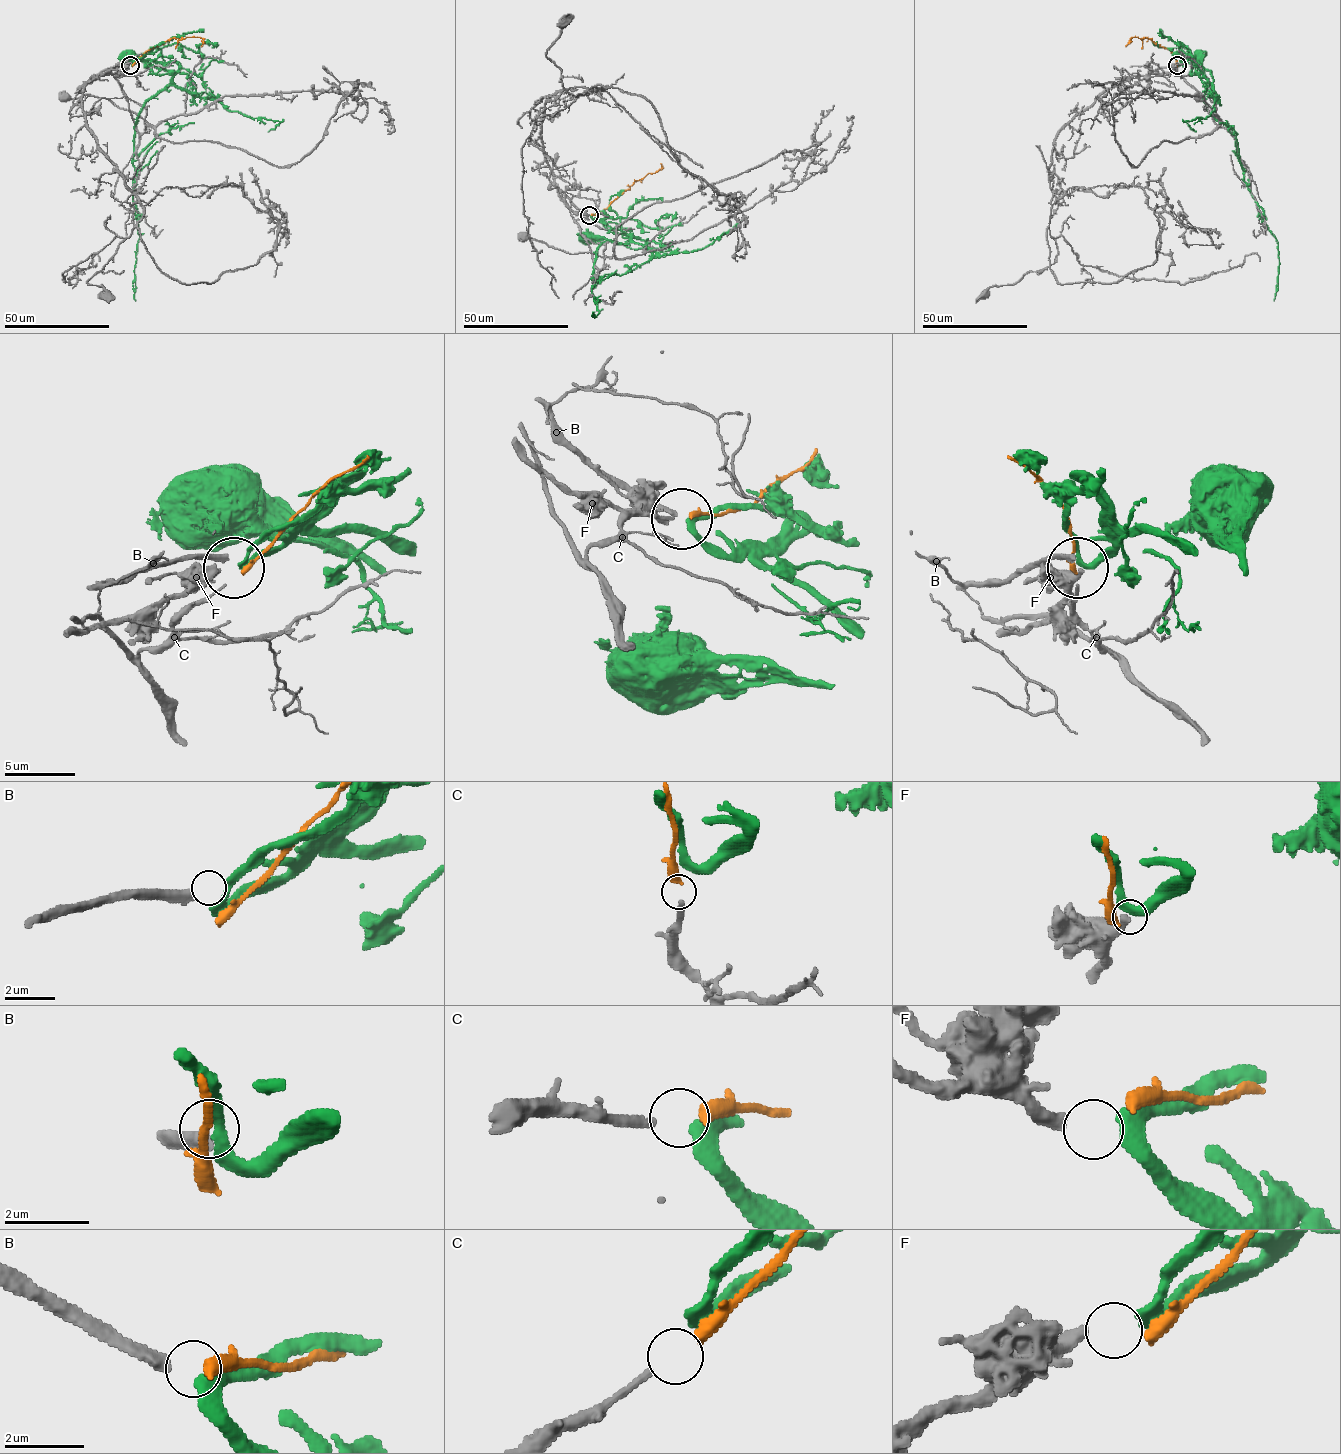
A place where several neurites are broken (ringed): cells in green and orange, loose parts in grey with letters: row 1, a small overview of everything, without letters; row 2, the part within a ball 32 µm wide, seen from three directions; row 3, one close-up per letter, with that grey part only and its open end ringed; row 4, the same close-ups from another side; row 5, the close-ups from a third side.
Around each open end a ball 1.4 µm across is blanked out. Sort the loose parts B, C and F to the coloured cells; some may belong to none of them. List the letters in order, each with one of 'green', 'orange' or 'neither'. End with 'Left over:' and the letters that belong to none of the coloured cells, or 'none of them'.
B: neither
C: orange
F: green
Left over: B

